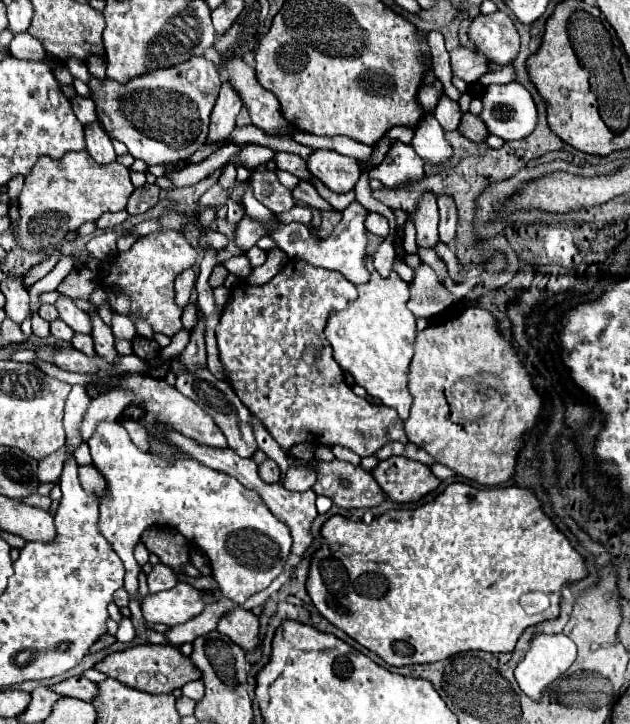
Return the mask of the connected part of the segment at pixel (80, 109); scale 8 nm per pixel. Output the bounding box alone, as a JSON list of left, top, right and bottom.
[73,96,97,124]

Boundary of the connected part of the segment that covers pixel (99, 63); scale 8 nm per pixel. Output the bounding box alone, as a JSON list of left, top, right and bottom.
[87,58,105,80]

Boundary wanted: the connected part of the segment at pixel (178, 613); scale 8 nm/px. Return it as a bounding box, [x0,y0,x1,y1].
[143,582,203,626]

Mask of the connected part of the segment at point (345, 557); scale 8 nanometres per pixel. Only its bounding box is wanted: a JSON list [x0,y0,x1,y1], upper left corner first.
[307,482,589,666]

